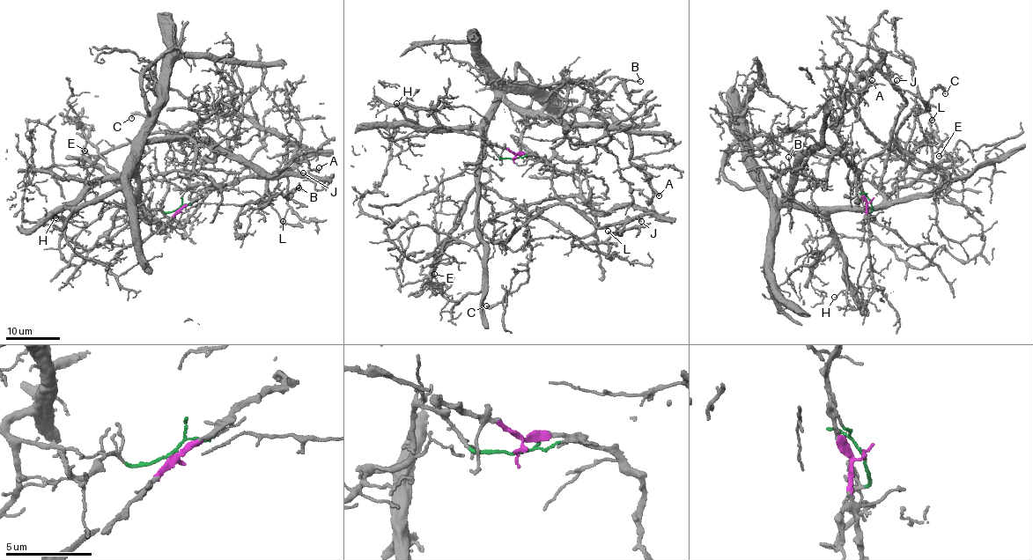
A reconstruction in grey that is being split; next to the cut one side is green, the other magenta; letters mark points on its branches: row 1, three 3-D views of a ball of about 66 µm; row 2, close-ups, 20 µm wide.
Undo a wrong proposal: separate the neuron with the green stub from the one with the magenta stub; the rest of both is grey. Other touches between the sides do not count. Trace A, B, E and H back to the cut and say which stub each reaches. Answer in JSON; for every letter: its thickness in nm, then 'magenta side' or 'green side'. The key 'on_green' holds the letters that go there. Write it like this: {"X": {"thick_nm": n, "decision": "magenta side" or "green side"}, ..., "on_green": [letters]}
{"A": {"thick_nm": 190, "decision": "green side"}, "B": {"thick_nm": 130, "decision": "green side"}, "E": {"thick_nm": 120, "decision": "green side"}, "H": {"thick_nm": 120, "decision": "green side"}, "on_green": ["A", "B", "E", "H"]}

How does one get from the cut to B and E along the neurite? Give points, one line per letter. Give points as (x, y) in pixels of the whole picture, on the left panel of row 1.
B: (177, 209), (127, 200), (144, 142), (214, 143), (266, 180), (261, 206), (299, 187)
E: (177, 209), (164, 212), (160, 201), (150, 210), (127, 202), (138, 195), (136, 188), (84, 158), (84, 150)

